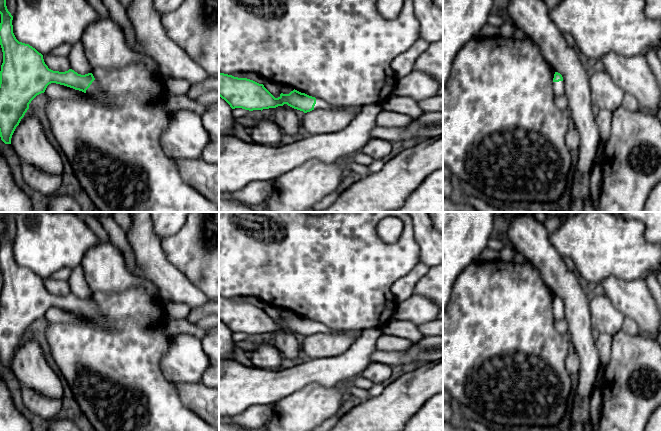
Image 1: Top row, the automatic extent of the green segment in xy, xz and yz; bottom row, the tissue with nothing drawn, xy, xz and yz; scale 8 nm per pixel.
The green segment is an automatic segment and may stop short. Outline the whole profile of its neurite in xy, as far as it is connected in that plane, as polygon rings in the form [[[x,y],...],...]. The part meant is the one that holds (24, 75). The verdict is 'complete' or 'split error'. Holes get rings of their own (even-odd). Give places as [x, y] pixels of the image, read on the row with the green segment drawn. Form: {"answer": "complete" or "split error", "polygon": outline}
{"answer": "split error", "polygon": [[[0,0],[0,14],[0,45],[3,52],[0,71],[0,137],[5,144],[11,144],[12,135],[31,101],[44,93],[51,83],[103,97],[92,73],[81,75],[72,69],[53,71],[45,64],[41,53],[29,44],[19,42],[13,33],[13,16],[7,9],[6,0]]]}

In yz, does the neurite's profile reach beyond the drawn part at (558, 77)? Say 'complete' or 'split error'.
split error

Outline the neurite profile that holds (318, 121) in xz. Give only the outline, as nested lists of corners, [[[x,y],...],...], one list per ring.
[[[359,108],[314,109],[300,120],[306,135],[328,134],[344,129],[359,113]]]

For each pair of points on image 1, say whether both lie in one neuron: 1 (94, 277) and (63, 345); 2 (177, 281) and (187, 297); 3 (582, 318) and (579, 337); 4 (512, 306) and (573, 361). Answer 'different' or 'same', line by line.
1: different
2: same
3: same
4: different

